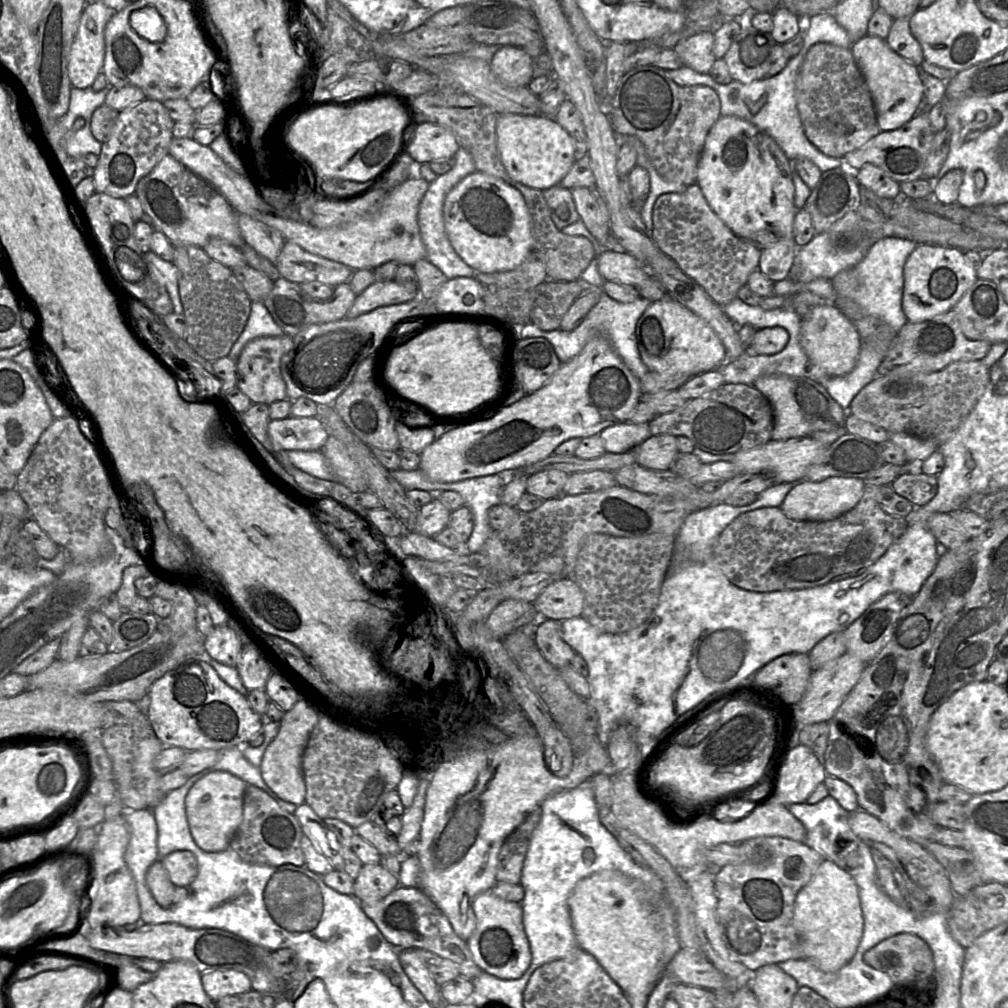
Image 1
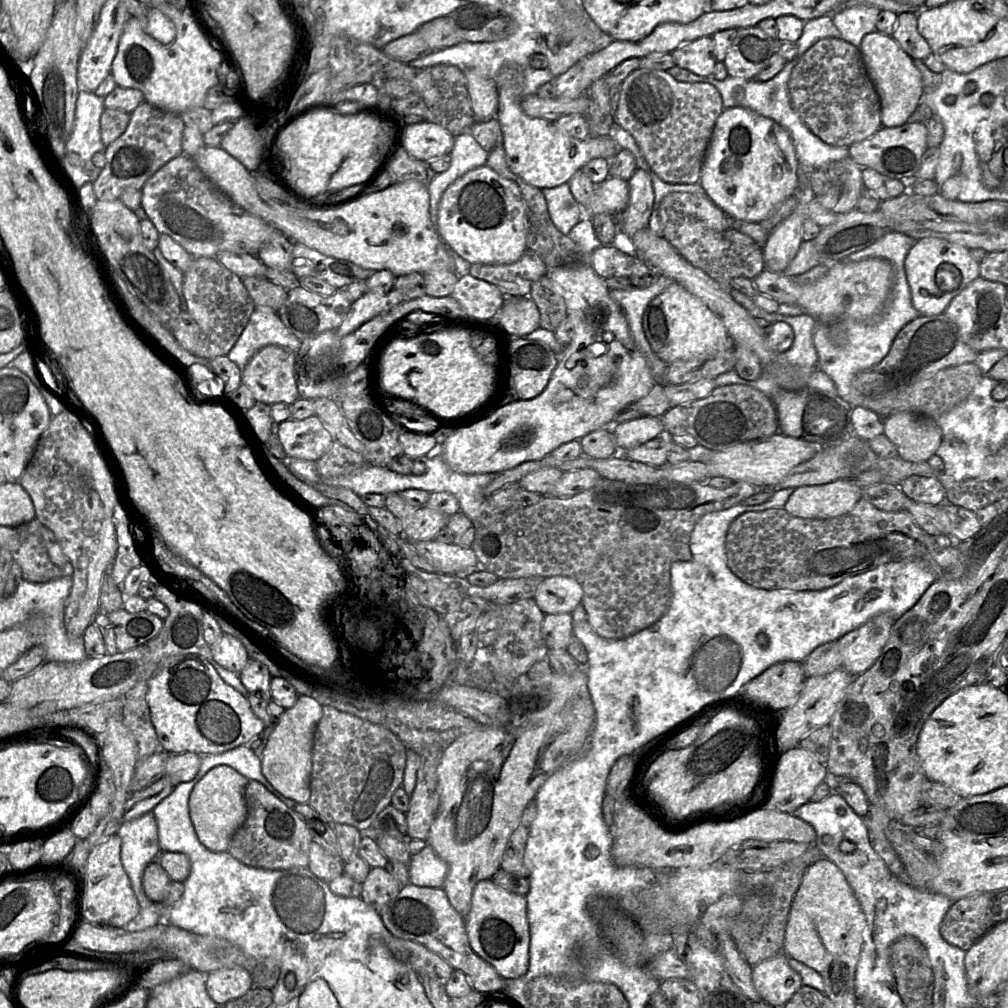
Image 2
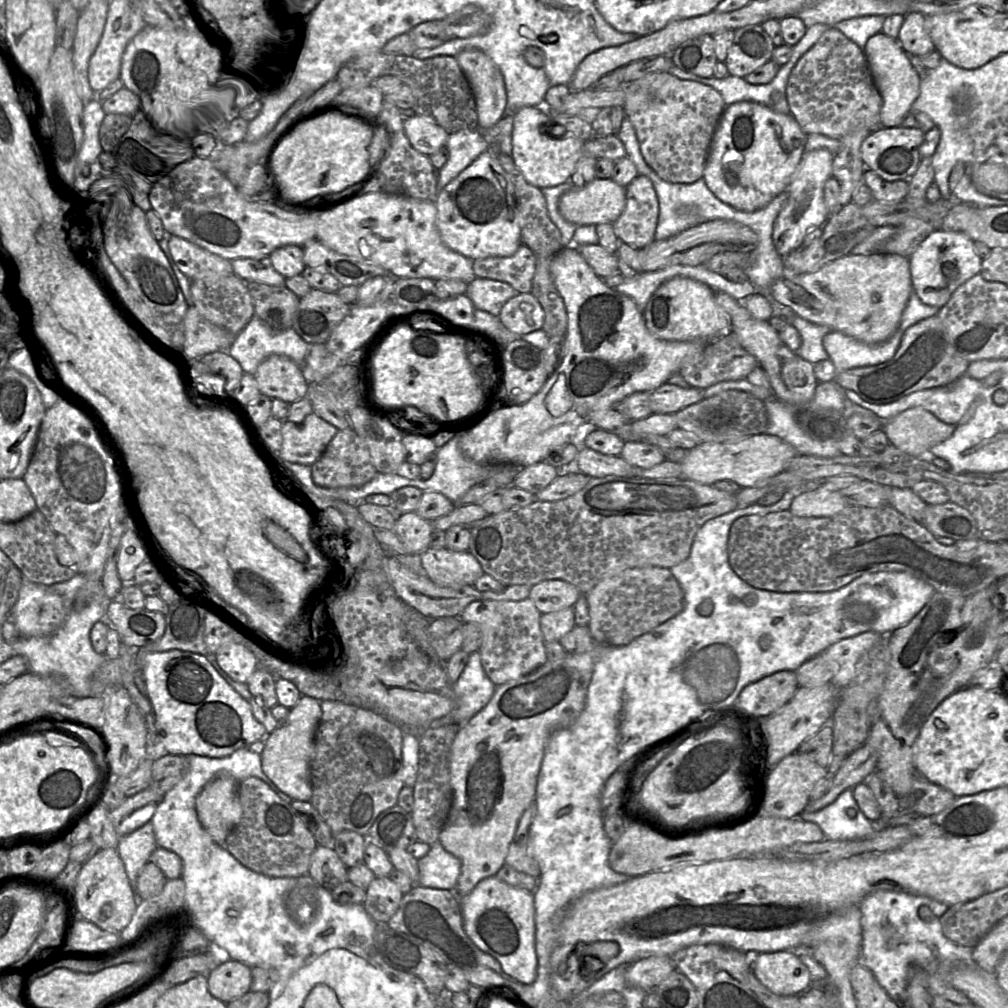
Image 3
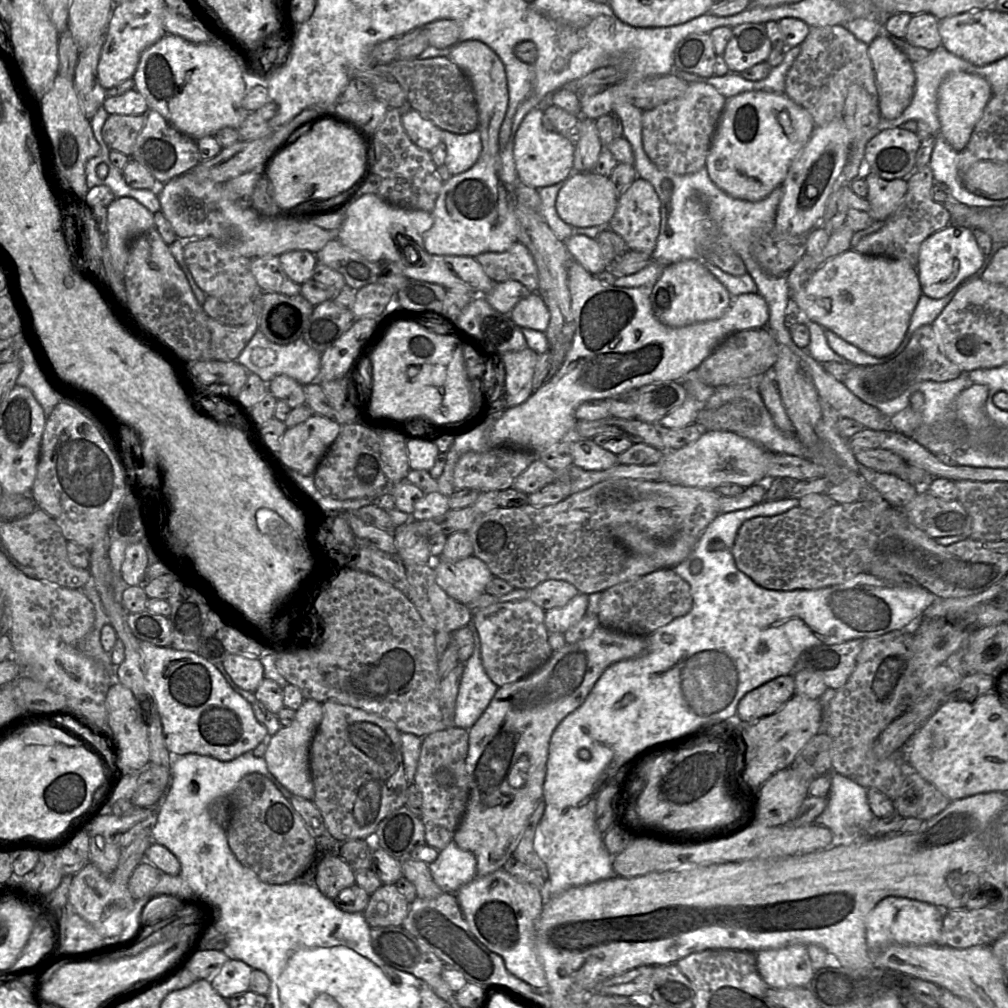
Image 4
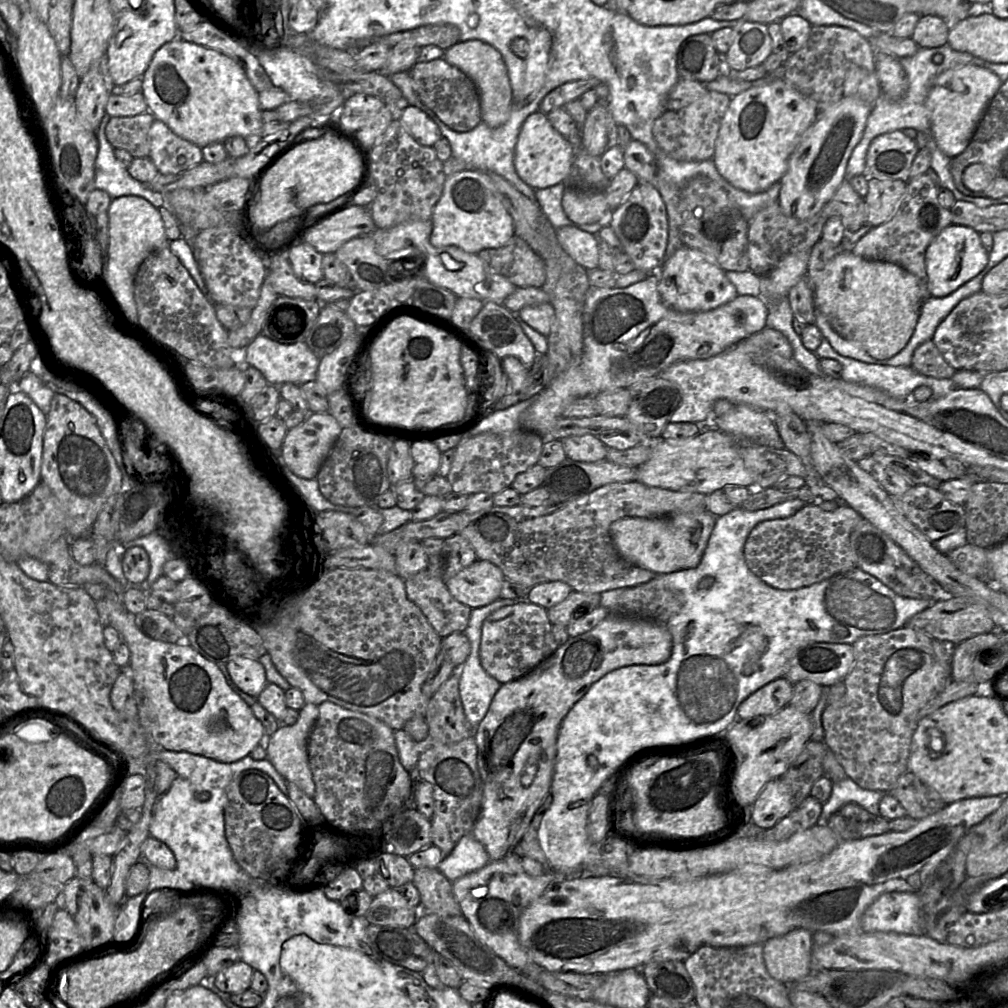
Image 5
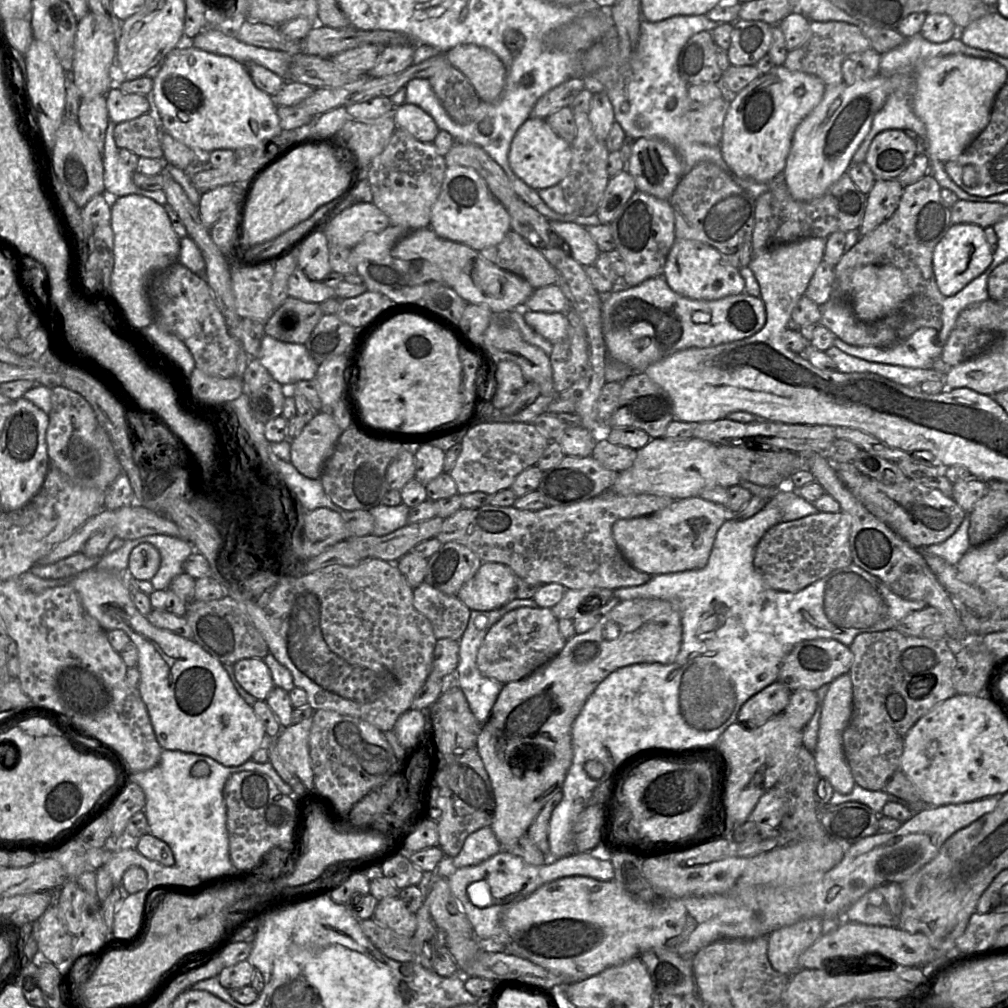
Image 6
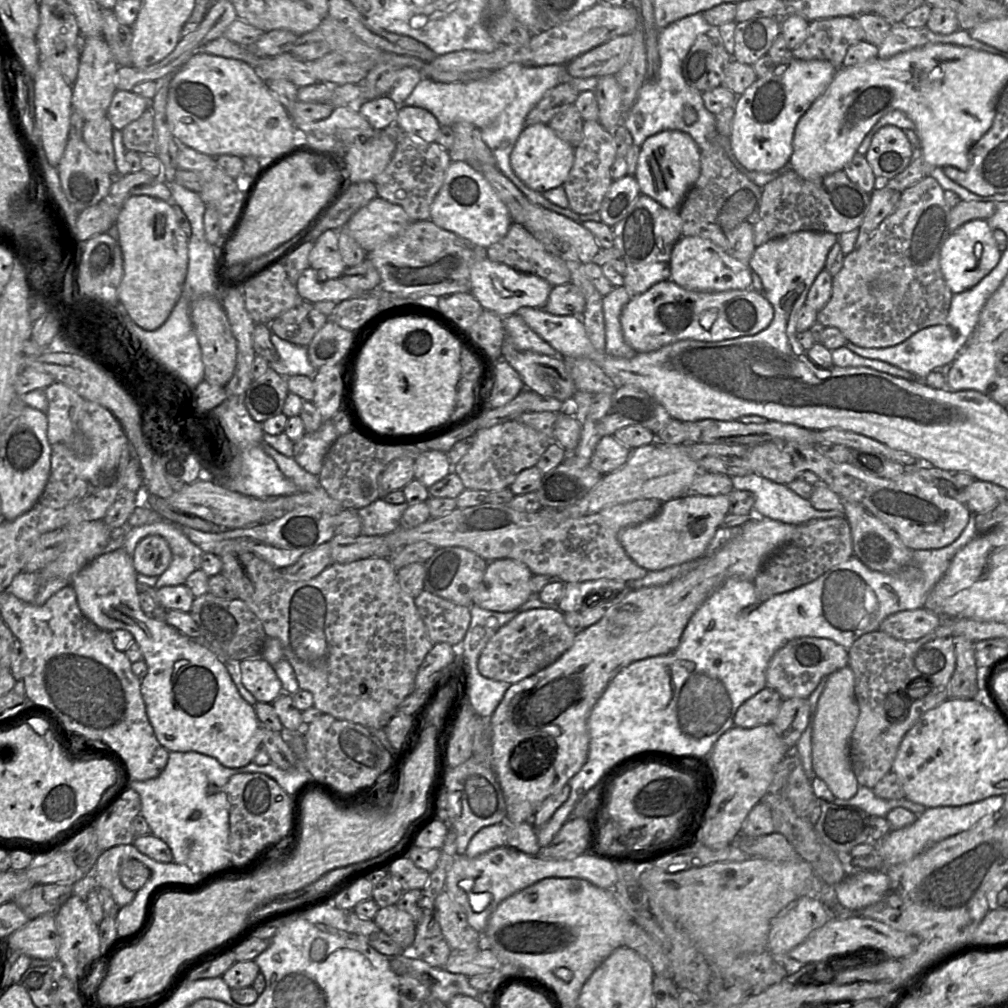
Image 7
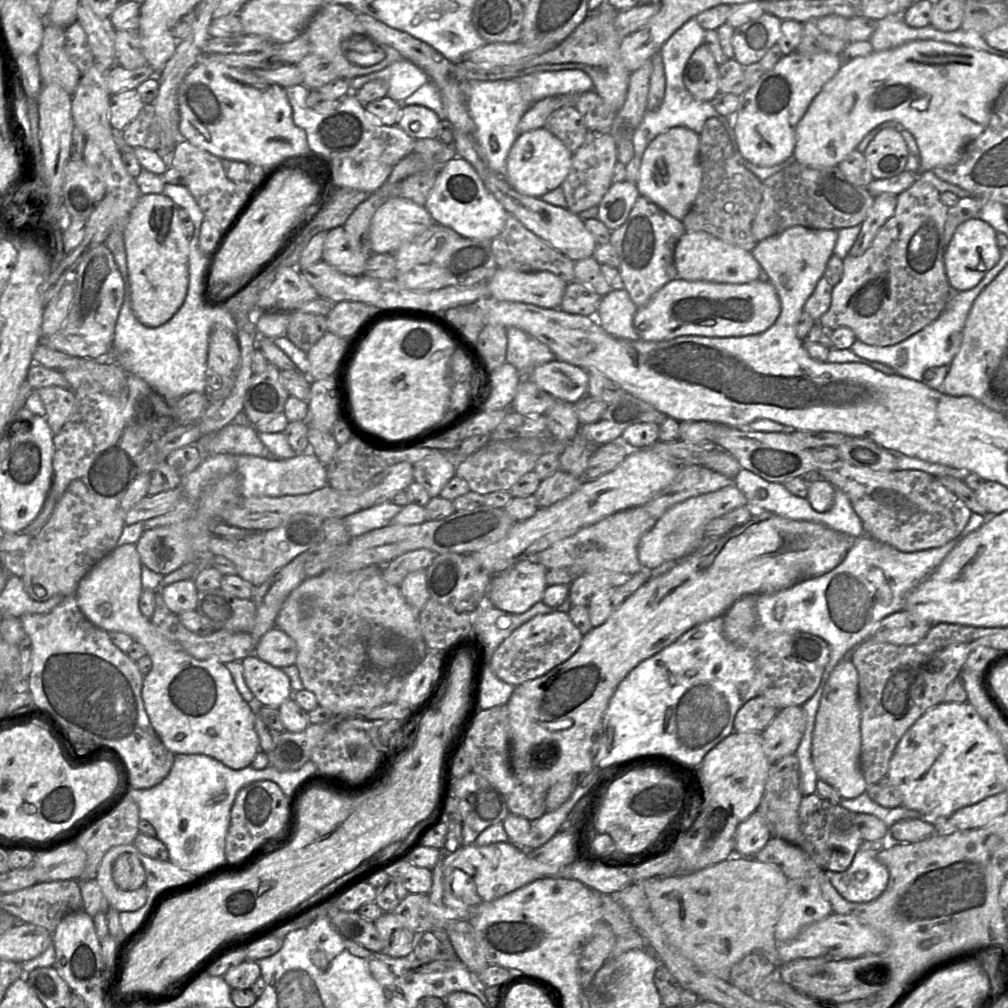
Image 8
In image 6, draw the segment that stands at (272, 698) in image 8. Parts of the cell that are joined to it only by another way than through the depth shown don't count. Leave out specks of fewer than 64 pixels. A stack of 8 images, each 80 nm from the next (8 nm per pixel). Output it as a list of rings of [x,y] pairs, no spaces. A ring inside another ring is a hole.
[[[242,659],[233,668],[237,682],[257,700],[265,701],[275,687],[271,672],[263,659]]]

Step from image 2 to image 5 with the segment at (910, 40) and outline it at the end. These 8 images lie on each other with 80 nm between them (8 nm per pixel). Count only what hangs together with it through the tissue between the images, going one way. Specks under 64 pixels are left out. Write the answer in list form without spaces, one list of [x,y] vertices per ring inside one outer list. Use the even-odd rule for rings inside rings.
[[[921,15],[912,40],[921,48],[936,48],[947,43],[951,24],[935,15]]]

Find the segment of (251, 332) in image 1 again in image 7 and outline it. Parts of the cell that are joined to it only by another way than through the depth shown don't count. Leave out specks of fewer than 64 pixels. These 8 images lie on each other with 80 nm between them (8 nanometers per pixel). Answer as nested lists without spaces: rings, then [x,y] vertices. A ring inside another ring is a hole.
[[[273,333],[271,334],[271,342],[280,358],[276,363],[269,363],[270,368],[285,377],[314,376],[316,370],[309,360],[307,347],[288,342]]]

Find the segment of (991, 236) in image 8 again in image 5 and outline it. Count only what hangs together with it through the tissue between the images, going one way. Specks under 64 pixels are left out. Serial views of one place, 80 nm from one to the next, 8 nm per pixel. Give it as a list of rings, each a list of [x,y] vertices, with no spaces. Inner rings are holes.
[[[950,224],[929,244],[925,252],[927,290],[930,296],[945,297],[979,274],[987,265],[989,253],[983,247],[980,233],[974,229]]]

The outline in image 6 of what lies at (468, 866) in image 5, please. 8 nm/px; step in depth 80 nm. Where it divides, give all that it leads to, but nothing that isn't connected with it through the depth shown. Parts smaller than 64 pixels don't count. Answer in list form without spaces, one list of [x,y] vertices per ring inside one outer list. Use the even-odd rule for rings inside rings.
[[[490,826],[483,827],[467,836],[461,851],[451,859],[451,869],[479,864],[501,850]]]

